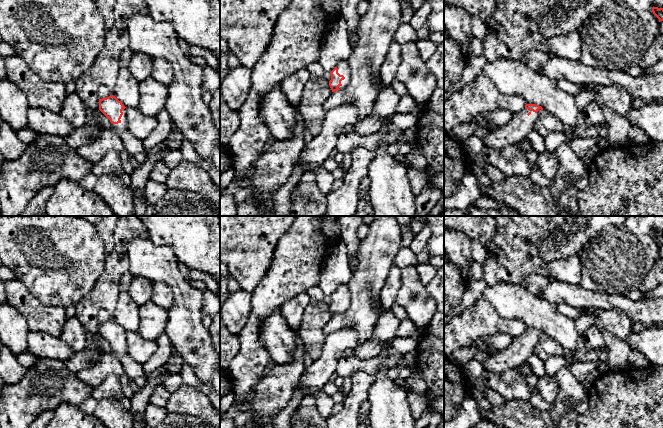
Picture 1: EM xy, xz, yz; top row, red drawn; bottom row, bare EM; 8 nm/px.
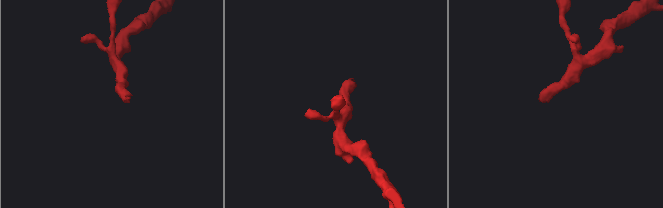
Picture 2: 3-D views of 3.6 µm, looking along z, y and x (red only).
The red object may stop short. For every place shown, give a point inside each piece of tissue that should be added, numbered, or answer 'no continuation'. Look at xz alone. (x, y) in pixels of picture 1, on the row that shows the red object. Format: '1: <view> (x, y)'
1: xz (343, 67)

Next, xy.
1: xy (119, 128)

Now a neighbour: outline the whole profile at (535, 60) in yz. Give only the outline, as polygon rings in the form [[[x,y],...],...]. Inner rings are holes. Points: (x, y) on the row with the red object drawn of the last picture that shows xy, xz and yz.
[[[535,50],[528,51],[524,54],[526,65],[538,73],[542,71],[542,67],[550,59],[550,57],[551,54]]]

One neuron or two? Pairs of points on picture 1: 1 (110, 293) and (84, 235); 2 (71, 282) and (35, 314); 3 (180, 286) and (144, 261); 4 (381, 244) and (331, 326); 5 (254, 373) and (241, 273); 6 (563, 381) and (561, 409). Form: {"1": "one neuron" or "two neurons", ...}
{"1": "two neurons", "2": "two neurons", "3": "one neuron", "4": "one neuron", "5": "two neurons", "6": "one neuron"}

